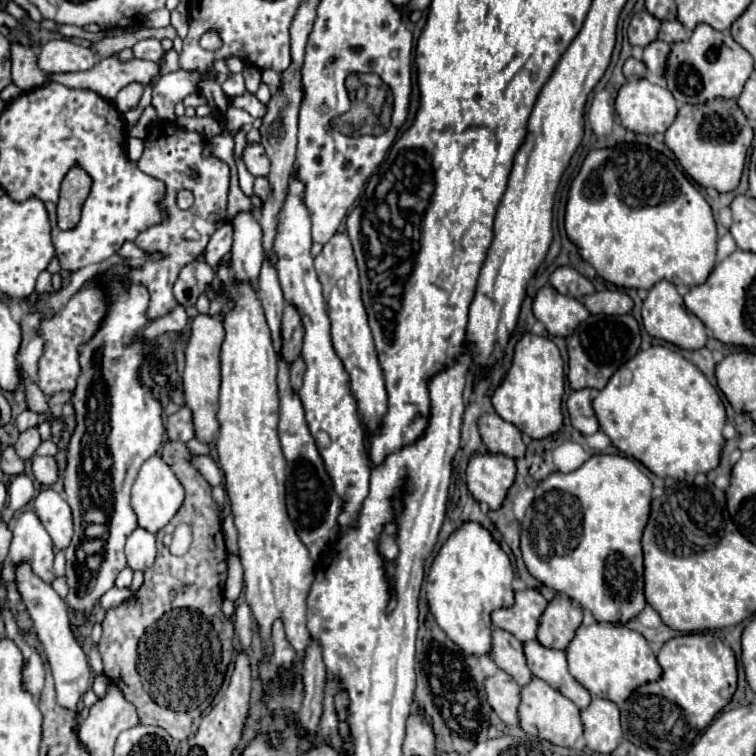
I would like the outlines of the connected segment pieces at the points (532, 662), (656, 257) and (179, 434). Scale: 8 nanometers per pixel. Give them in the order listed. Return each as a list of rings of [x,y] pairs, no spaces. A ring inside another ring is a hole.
[[[538,641],[524,643],[524,653],[526,661],[532,669],[532,673],[546,681],[550,687],[558,689],[564,697],[574,701],[580,709],[586,709],[592,701],[590,693],[568,673],[568,663],[566,663],[566,653],[556,651],[556,649],[546,649]]]
[[[620,143],[616,147],[592,149],[588,153],[588,157],[582,163],[580,173],[576,175],[576,179],[570,185],[564,227],[566,227],[568,237],[578,245],[582,259],[588,261],[596,269],[596,273],[600,277],[604,277],[606,281],[614,283],[616,287],[624,287],[624,289],[650,289],[654,283],[658,283],[662,279],[666,279],[666,281],[670,281],[674,285],[686,285],[686,287],[702,285],[702,281],[706,281],[706,277],[710,275],[710,271],[714,267],[714,261],[716,261],[716,221],[714,221],[710,205],[706,203],[702,193],[684,177],[684,173],[676,167],[676,163],[672,159],[668,159],[666,155],[658,153],[652,147],[638,145],[638,143]]]
[[[180,407],[166,419],[166,433],[170,441],[190,441],[194,437],[192,413],[188,407]]]

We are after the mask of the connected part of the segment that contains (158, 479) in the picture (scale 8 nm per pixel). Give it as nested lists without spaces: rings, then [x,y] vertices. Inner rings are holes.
[[[160,455],[150,457],[142,465],[138,479],[132,487],[132,509],[138,517],[138,527],[142,527],[150,533],[158,533],[176,515],[182,501],[184,501],[184,489],[182,489],[180,481],[174,477],[172,469],[162,461]]]

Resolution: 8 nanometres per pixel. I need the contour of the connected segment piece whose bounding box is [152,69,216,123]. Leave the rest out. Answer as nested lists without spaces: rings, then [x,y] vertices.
[[[178,69],[174,73],[162,75],[154,89],[152,89],[152,105],[158,111],[158,117],[162,121],[174,121],[174,105],[178,101],[182,101],[186,95],[190,95],[192,91],[196,91],[196,83],[198,79],[214,79],[214,73],[198,73],[198,71],[184,71]]]

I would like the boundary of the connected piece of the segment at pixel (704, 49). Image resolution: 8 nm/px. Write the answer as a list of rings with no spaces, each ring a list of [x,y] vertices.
[[[698,25],[688,41],[672,45],[666,63],[666,83],[678,105],[704,103],[714,97],[736,99],[740,97],[752,71],[754,61],[750,53],[742,49],[728,31],[716,31],[710,25]]]

